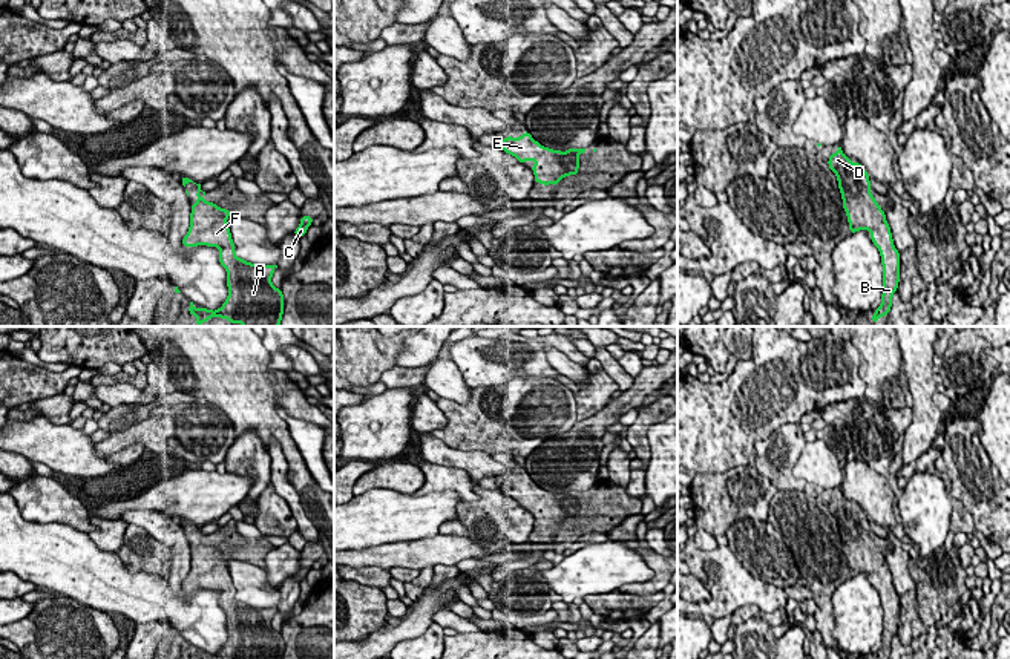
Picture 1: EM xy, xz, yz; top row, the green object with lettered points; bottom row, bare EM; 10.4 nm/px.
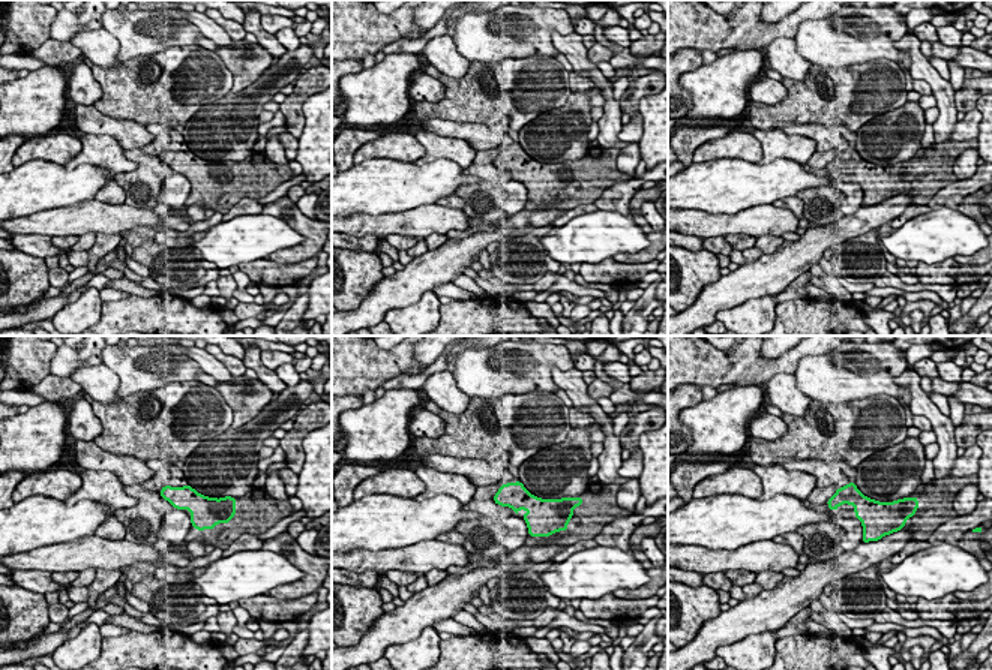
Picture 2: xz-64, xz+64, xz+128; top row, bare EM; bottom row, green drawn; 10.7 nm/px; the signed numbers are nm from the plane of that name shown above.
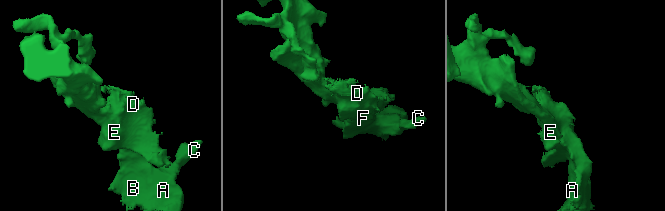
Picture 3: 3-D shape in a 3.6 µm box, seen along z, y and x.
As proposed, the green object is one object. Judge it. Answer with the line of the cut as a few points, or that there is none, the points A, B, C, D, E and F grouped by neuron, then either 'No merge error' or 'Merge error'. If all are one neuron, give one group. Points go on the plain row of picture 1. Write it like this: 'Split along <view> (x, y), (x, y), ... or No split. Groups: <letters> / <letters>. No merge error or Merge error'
No split. Groups: A B C D E F. No merge error

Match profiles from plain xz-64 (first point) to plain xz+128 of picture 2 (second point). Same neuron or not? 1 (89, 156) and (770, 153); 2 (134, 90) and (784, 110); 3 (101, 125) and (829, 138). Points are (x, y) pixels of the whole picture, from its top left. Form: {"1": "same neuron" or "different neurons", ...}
{"1": "same neuron", "2": "same neuron", "3": "same neuron"}

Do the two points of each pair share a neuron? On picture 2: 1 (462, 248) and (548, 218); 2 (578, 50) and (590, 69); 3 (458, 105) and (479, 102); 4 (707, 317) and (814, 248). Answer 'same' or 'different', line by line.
1: same
2: same
3: same
4: same

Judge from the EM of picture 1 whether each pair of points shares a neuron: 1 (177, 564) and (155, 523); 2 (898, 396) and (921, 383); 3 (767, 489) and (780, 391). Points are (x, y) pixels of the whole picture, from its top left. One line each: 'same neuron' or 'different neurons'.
1: same neuron
2: different neurons
3: different neurons

